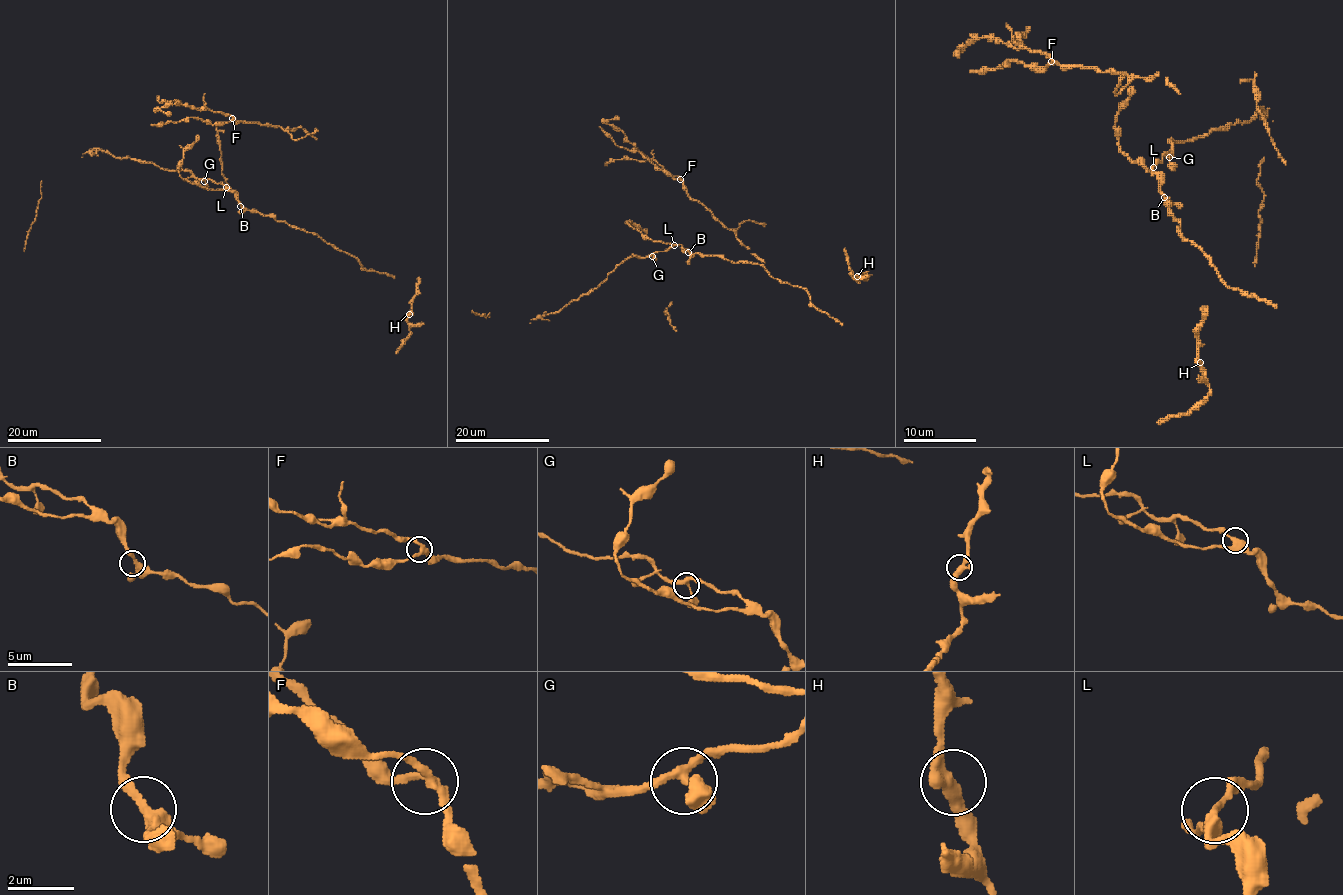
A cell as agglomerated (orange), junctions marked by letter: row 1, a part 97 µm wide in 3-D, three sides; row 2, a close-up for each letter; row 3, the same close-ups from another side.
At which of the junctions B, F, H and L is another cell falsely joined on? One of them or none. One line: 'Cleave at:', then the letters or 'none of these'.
Cleave at: L

